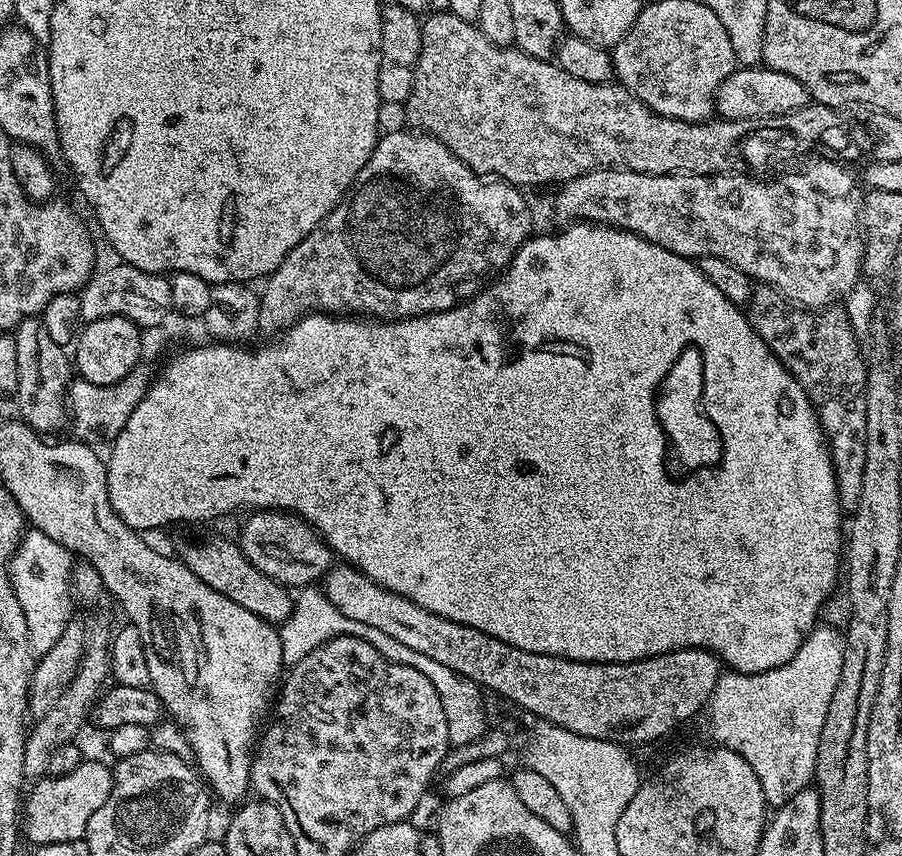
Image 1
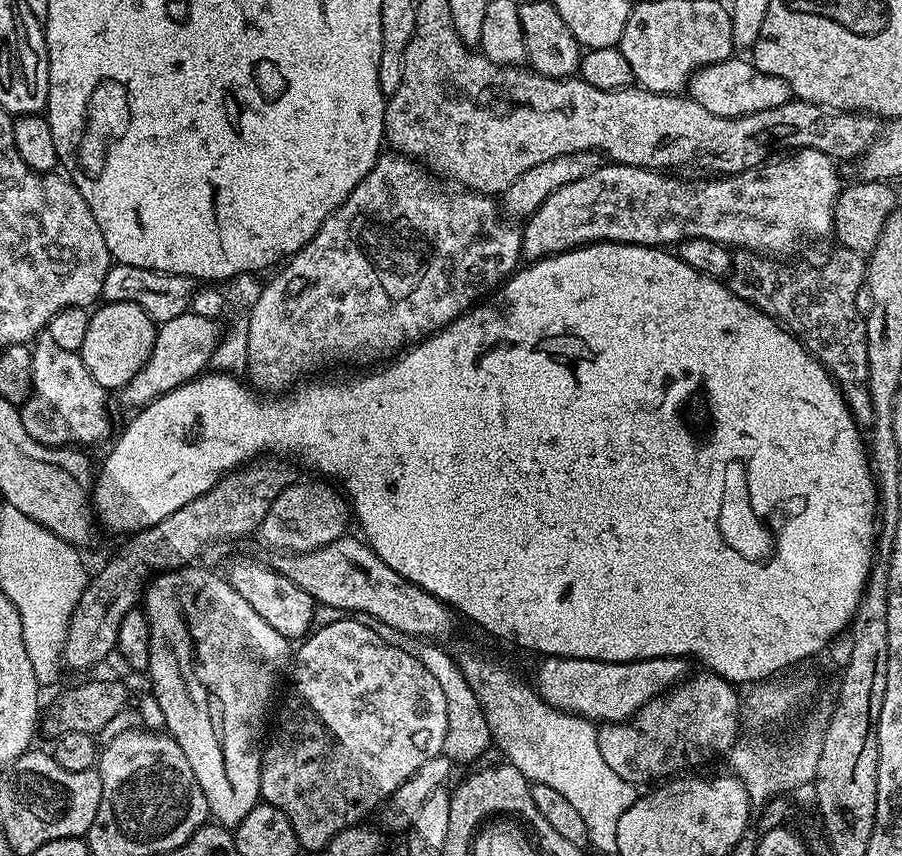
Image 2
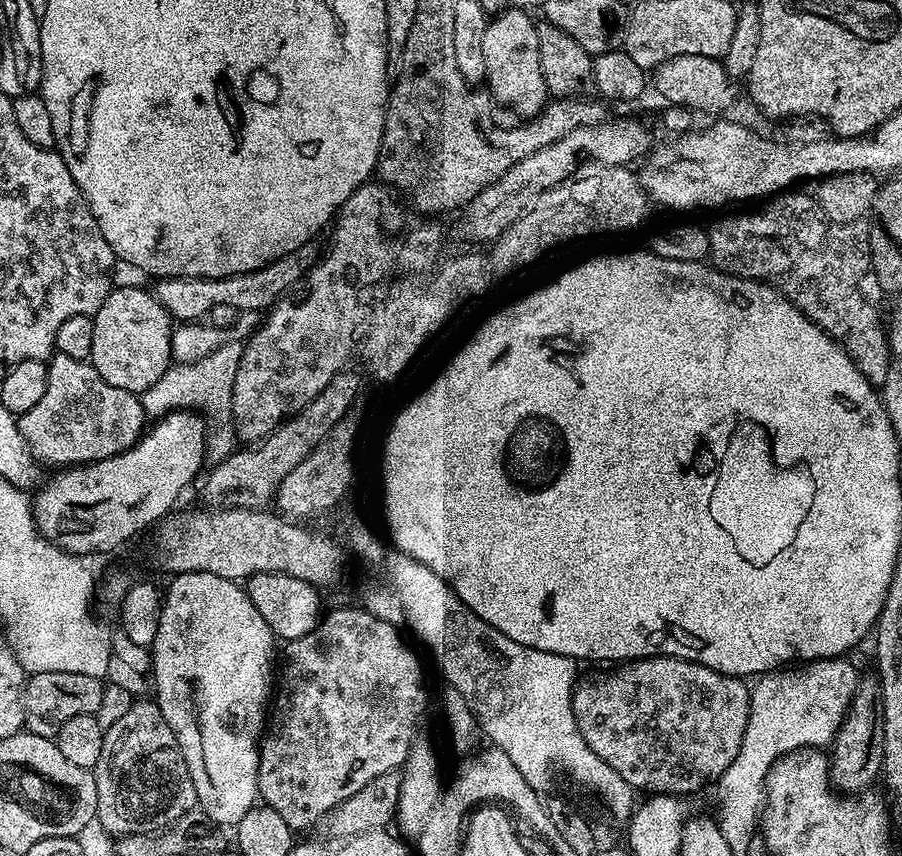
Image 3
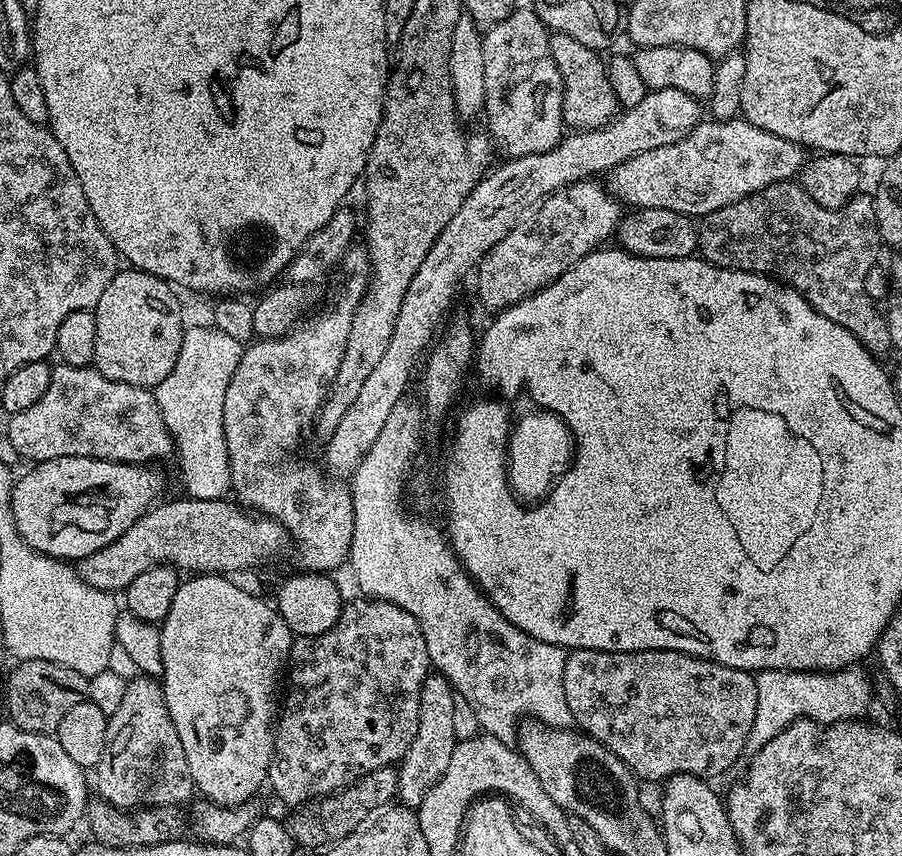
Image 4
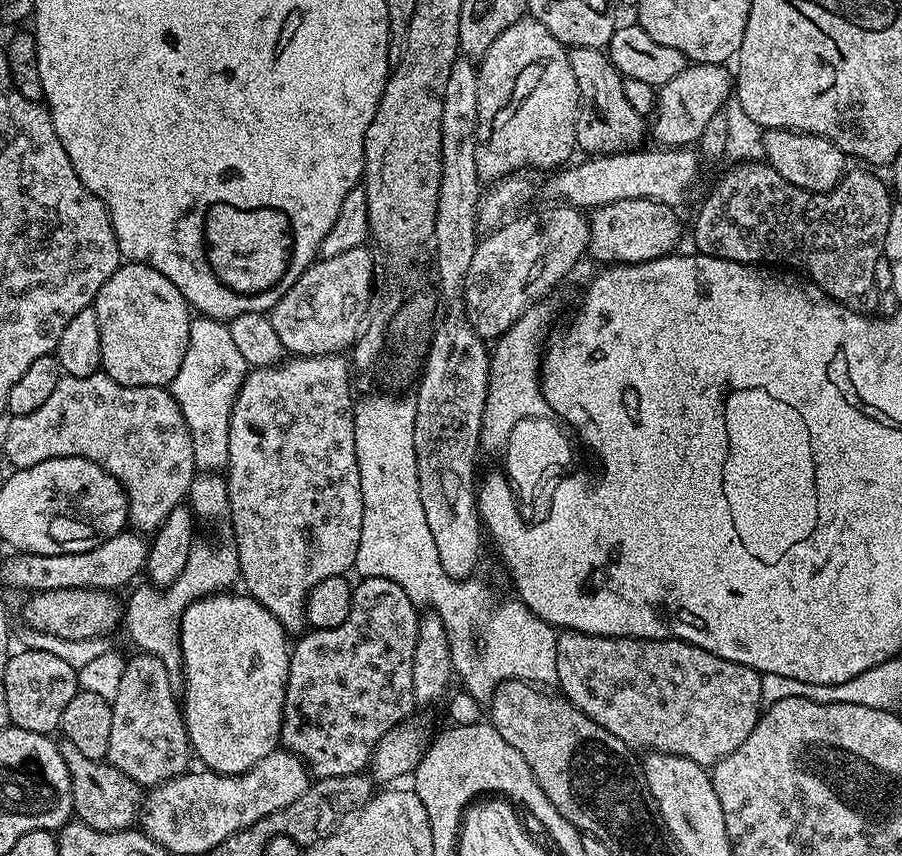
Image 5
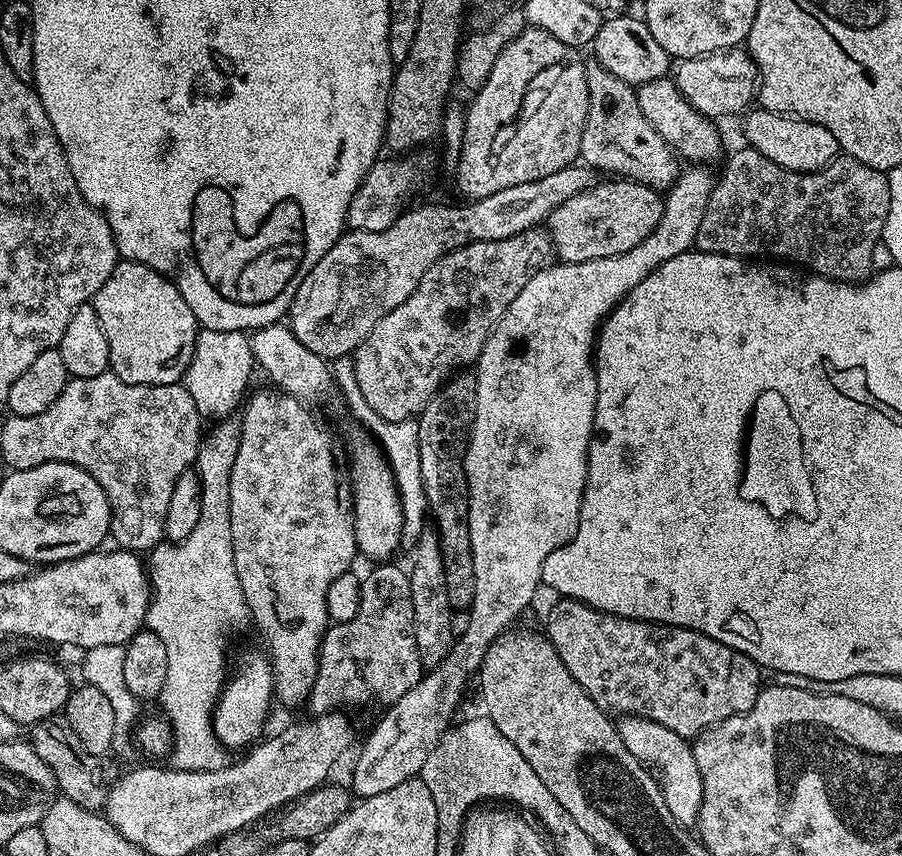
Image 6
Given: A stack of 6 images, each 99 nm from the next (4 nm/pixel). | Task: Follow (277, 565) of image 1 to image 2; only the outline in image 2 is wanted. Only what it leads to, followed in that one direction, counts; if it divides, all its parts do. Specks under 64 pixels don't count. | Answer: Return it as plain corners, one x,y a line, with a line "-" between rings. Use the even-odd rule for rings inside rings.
320,483
324,484
290,484
274,498
274,506
270,506
258,529
262,543
277,548
277,553
295,554
313,552
345,535
348,520
350,524
349,501
339,491
336,493
331,483

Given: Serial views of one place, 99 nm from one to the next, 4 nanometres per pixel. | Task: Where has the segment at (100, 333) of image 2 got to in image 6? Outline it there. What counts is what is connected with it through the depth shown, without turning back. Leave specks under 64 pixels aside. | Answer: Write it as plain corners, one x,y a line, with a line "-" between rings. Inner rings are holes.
121,259
106,278
102,290
94,298
98,322
102,322
102,334
106,334
106,346
110,346
109,369
127,384
178,384
181,383
192,361
198,325
186,298
172,281
150,270
145,264

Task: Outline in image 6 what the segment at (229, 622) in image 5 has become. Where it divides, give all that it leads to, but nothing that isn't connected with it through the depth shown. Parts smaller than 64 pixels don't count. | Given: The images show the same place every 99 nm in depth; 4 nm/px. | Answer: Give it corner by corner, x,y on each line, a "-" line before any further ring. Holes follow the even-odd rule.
263,651
248,652
244,656
244,665
233,672
231,669
220,692
220,699
216,701
216,711
212,713
212,730
216,733
217,740
228,750
247,749
255,745
265,735
264,723
268,720
272,704
274,705
272,662

